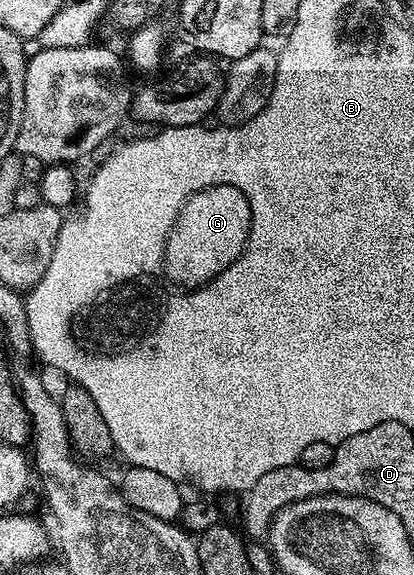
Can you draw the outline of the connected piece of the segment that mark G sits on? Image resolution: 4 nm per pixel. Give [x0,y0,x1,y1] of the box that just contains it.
[164,185,249,290]

